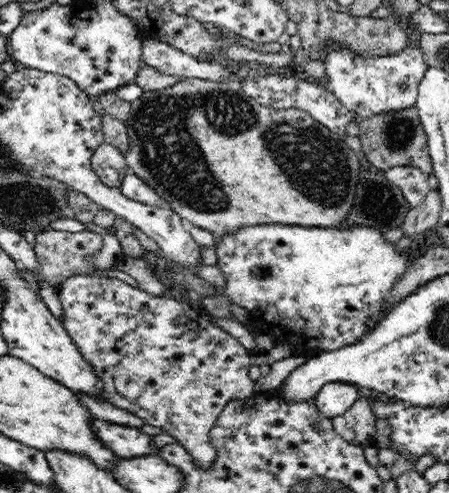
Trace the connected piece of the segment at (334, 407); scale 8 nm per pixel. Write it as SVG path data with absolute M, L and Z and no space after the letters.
M326 383L316 393L313 406L316 406L317 414L323 418L335 419L336 416L343 415L363 393L363 390L355 384Z

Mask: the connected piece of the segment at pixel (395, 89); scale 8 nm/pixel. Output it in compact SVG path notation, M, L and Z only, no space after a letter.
M332 43L325 50L323 63L328 89L357 118L407 110L417 101L418 84L429 66L422 55L422 47L406 46L400 52L388 56L362 57L354 51L342 49L340 43Z

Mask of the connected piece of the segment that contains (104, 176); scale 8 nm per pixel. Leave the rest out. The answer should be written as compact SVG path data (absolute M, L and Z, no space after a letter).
M104 143L92 156L91 166L98 179L112 189L119 189L126 174L130 173L124 154L108 143Z

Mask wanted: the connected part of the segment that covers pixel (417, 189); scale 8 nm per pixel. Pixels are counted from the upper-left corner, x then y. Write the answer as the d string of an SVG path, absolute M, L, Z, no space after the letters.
M392 167L385 172L385 176L401 189L411 209L417 208L431 192L430 182L428 182L429 176L424 175L424 172L421 172L419 168Z

